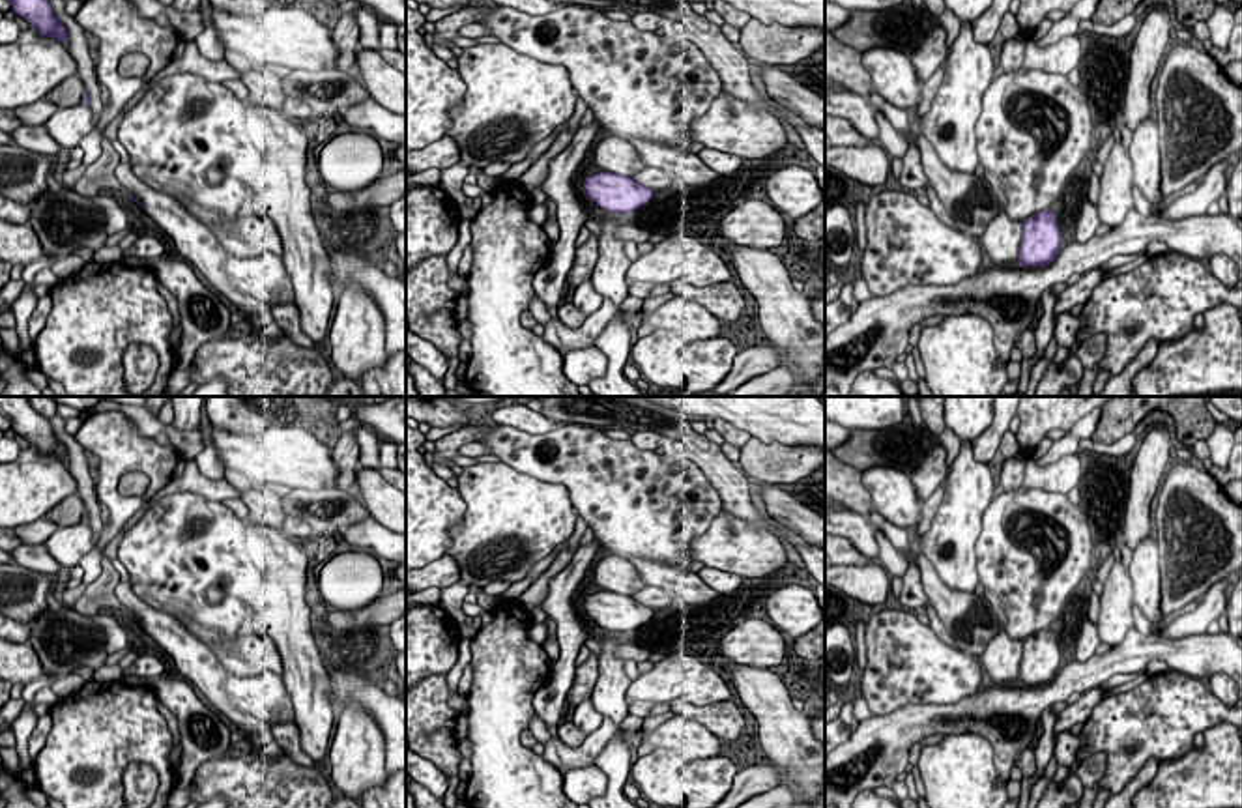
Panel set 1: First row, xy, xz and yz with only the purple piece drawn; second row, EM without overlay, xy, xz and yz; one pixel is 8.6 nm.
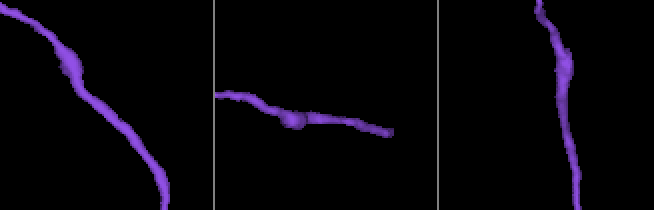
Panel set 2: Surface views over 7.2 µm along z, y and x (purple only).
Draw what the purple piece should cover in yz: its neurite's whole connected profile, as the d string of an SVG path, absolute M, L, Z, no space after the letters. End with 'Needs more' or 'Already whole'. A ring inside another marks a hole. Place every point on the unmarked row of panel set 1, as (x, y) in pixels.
M1001 627L999 634L986 645L982 662L989 685L1044 686L1057 677L1061 651L1051 628L1018 642Z. Needs more

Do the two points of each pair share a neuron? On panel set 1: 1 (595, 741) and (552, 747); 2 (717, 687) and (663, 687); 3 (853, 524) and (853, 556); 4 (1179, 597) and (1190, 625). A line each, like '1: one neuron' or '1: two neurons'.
1: one neuron
2: one neuron
3: two neurons
4: two neurons

